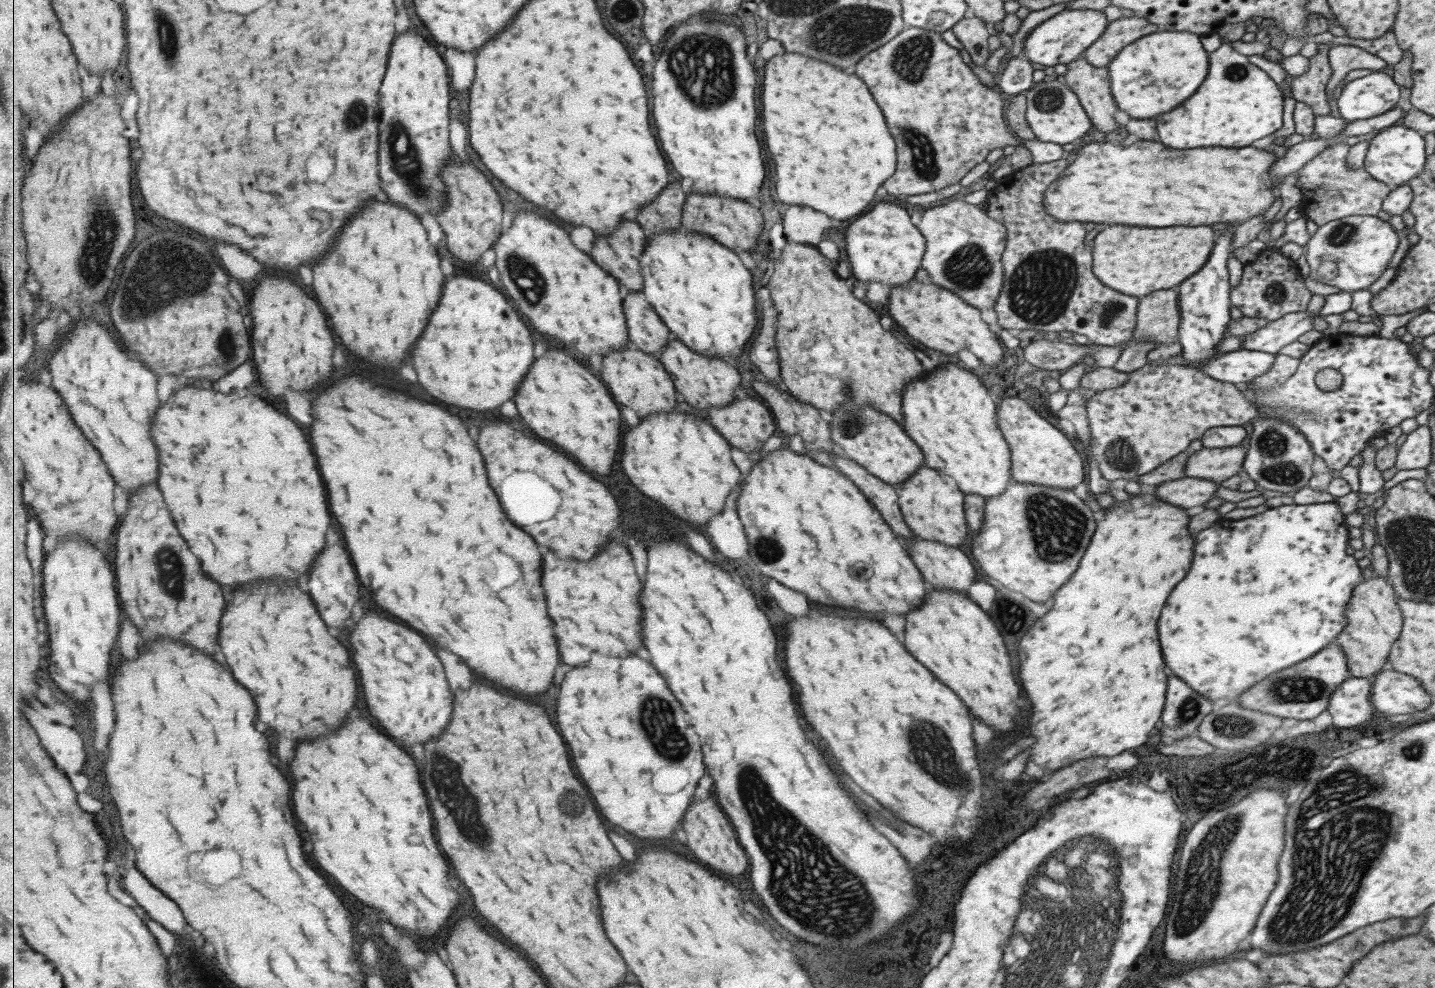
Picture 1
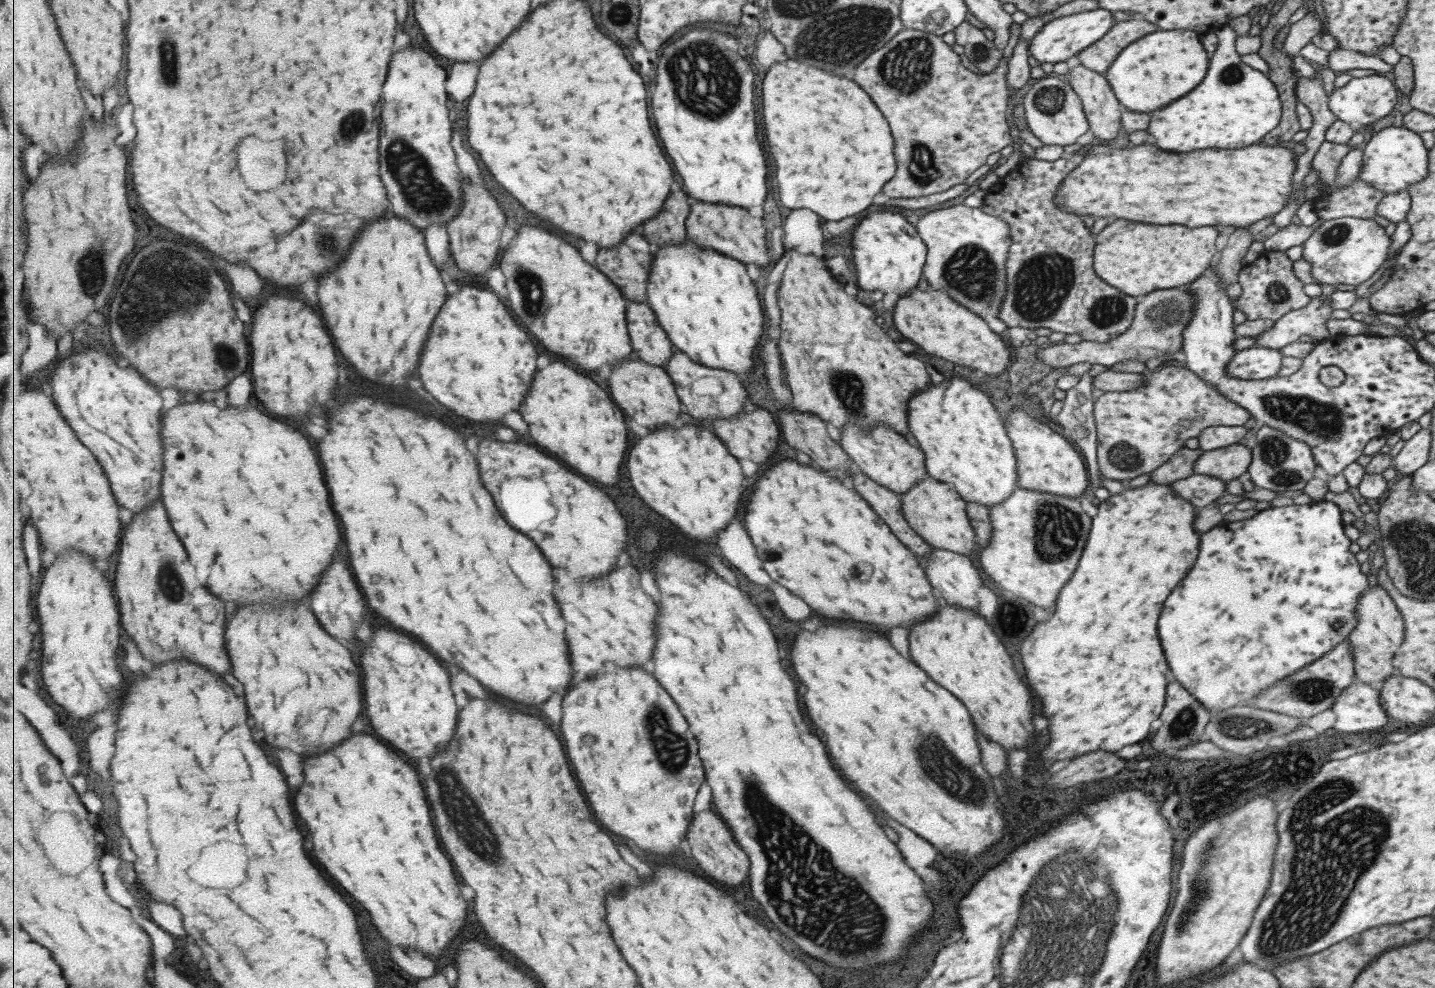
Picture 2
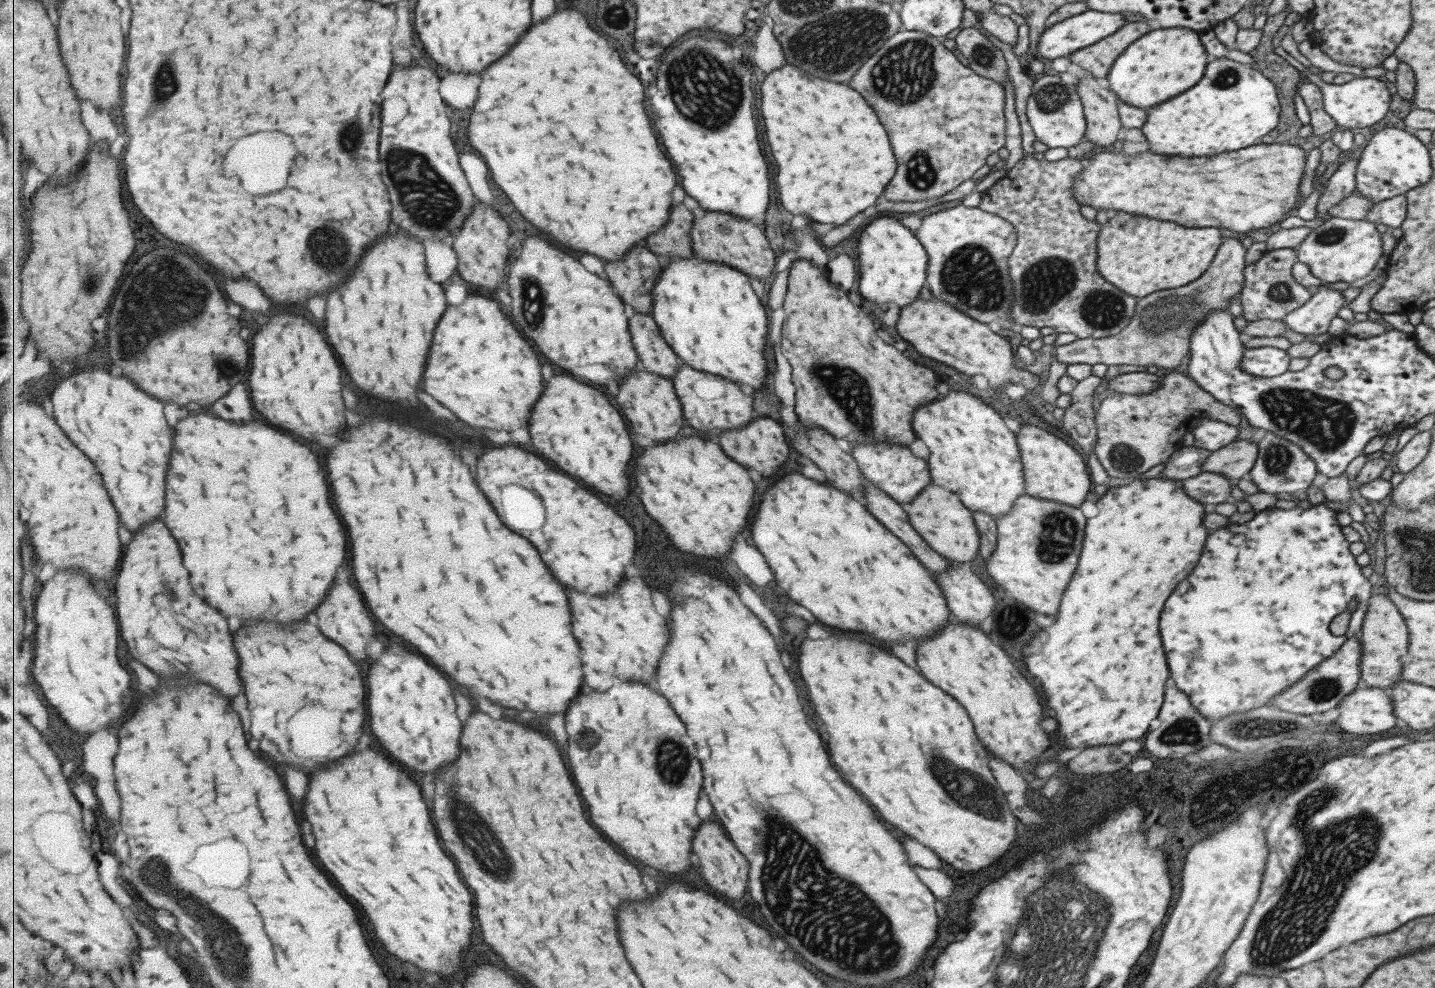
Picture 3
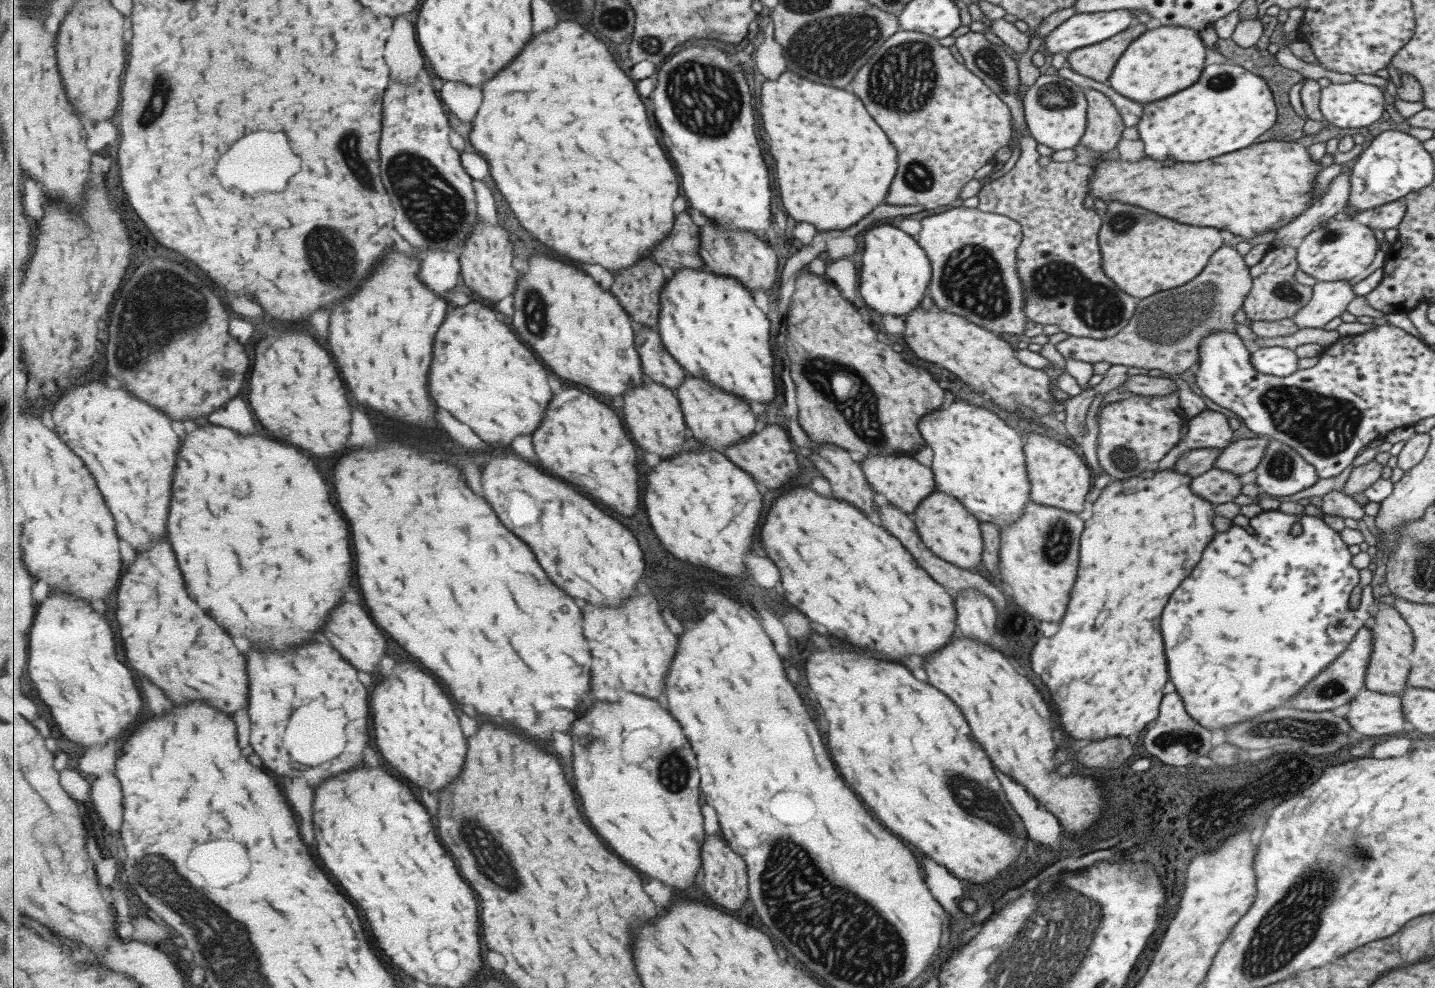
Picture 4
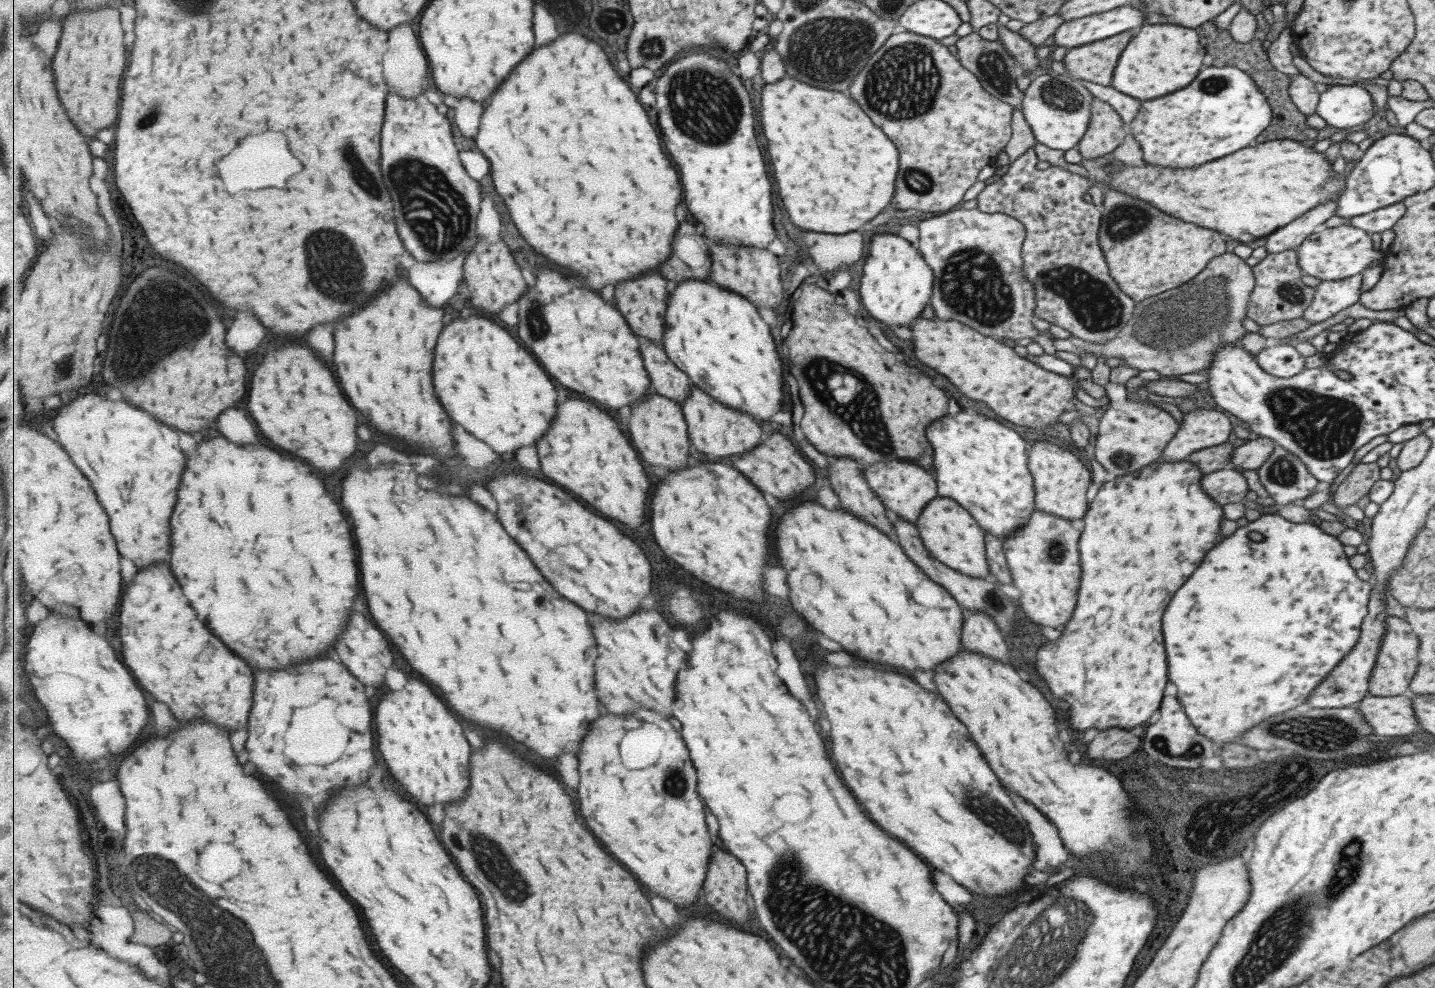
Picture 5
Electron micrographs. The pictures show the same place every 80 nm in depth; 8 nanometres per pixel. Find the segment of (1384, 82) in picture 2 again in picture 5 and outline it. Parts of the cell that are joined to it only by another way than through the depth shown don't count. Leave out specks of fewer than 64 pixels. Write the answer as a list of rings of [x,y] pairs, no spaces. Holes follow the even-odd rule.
[[[1331,86],[1318,96],[1315,115],[1336,129],[1348,129],[1370,120],[1375,107],[1371,96],[1357,86]]]

